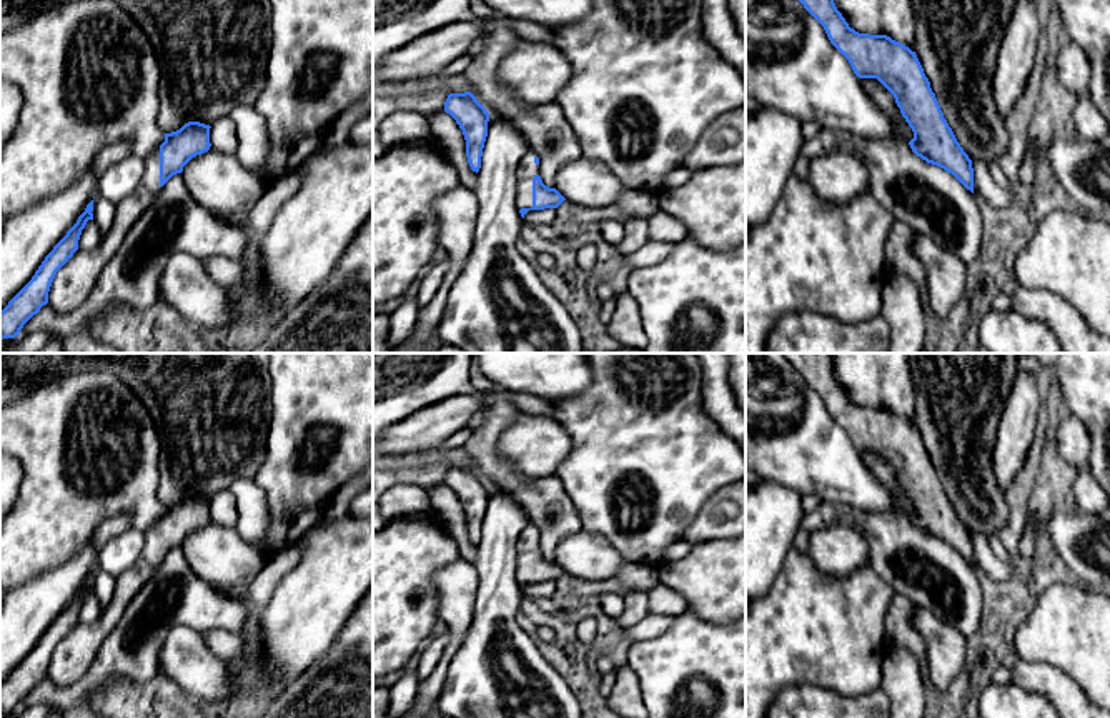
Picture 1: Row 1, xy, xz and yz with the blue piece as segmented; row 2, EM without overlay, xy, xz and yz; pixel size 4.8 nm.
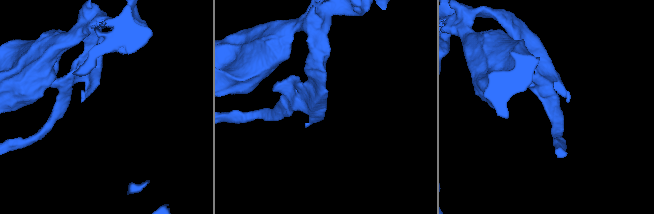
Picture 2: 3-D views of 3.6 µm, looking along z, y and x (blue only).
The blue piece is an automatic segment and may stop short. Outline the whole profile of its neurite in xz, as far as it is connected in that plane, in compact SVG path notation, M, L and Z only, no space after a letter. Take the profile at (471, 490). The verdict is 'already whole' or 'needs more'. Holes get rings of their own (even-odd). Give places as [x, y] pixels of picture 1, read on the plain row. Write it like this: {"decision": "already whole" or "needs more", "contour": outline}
{"decision": "already whole", "contour": "M471 465L449 466L444 475L444 485L449 486L463 503L468 536L471 543L478 546L488 510L489 486Z"}

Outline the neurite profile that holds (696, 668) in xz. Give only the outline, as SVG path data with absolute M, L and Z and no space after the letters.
M684 610L672 626L627 648L647 718L746 718L746 618L711 623Z

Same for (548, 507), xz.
M496 396L468 421L471 436L463 450L489 490L509 495L526 511L529 525L539 531L543 556L554 561L556 546L562 538L581 530L581 518L556 475L528 478L499 455L499 436L521 413L513 401Z

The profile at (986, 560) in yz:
M970 531L974 541L974 566L984 571L994 581L1007 581L1012 566L1002 561L990 548L989 538L980 531Z

